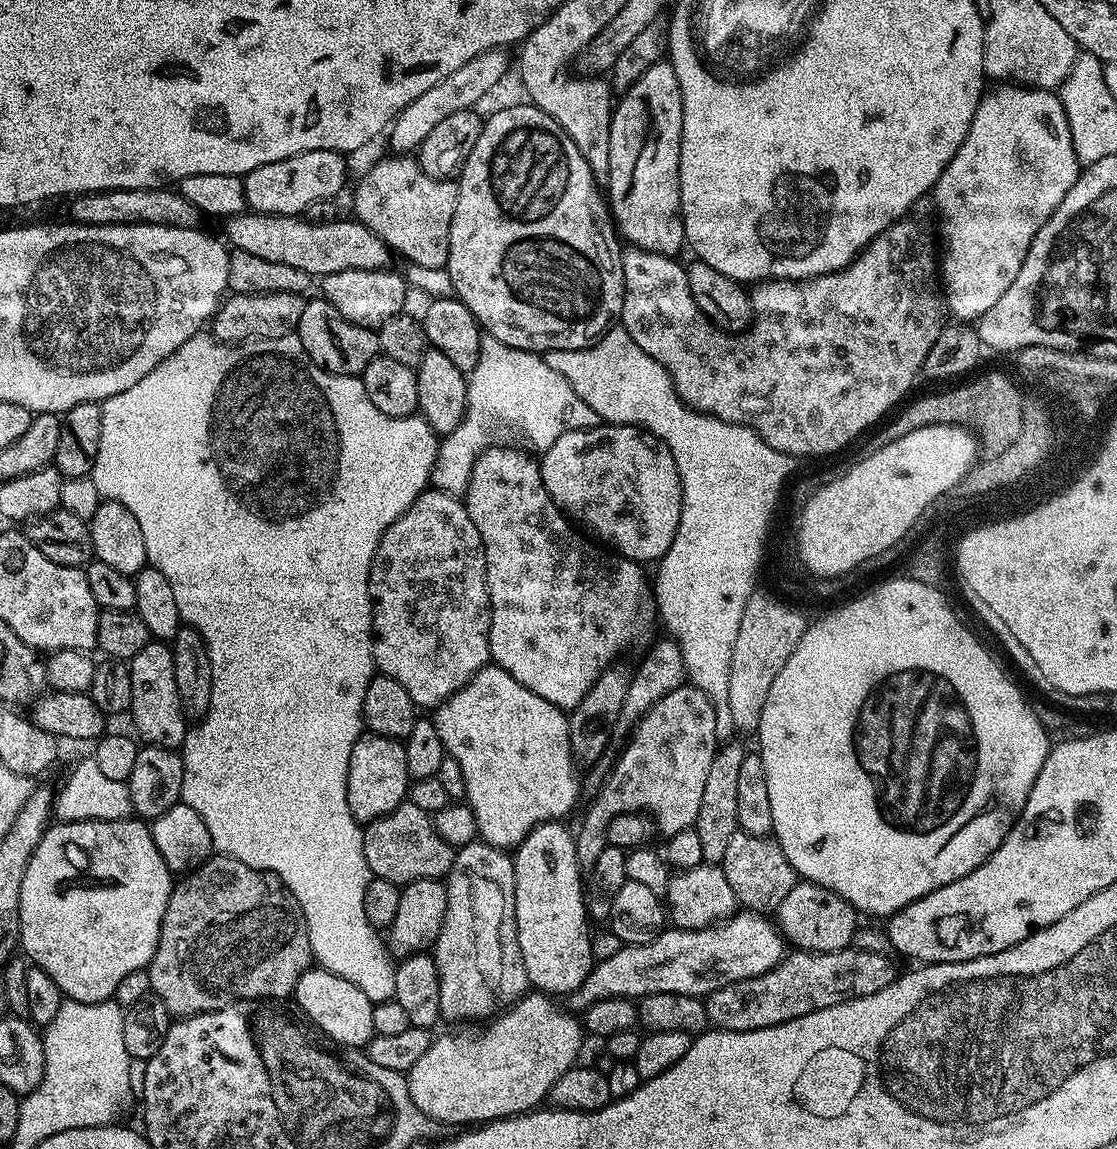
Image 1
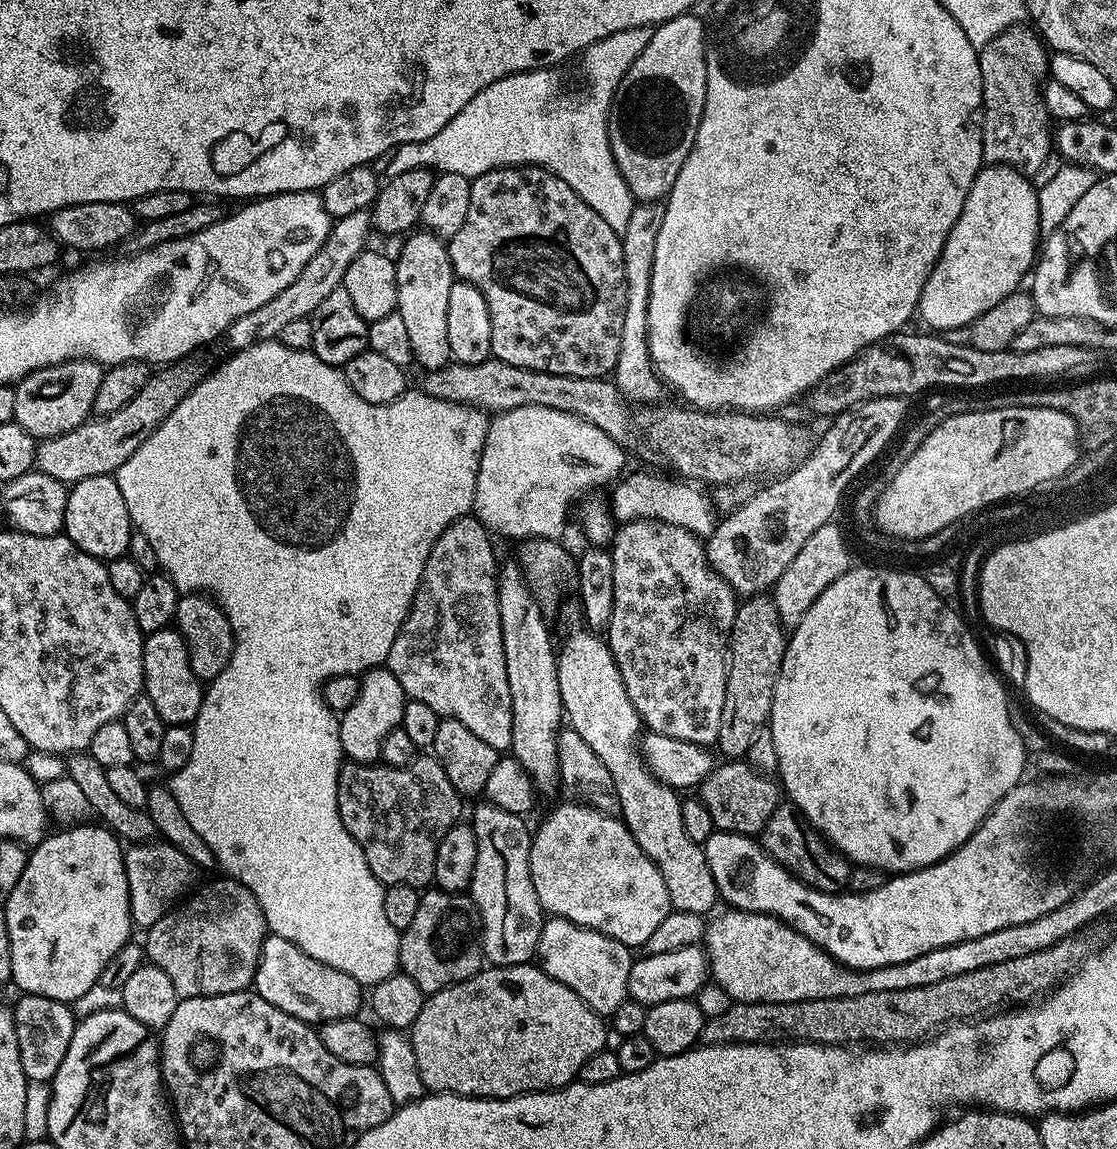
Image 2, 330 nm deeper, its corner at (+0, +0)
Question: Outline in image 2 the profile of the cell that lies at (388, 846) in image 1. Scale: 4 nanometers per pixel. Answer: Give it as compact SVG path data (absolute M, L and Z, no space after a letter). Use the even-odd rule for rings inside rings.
M431 754L417 755L406 766L395 768L383 762L374 764L345 763L340 769L338 778L338 816L342 818L342 826L358 842L370 870L380 879L380 883L405 884L417 890L433 883L434 858L438 858L438 842L446 838L446 830L450 830L461 819L460 803L462 797L454 786L450 786L450 778L446 778L446 770Z

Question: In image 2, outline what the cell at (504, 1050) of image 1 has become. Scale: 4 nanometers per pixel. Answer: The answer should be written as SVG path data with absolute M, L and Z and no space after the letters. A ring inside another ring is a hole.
M532 962L488 966L466 982L431 993L410 1029L418 1073L429 1093L450 1092L490 1100L508 1100L511 1096L525 1096L527 1092L565 1088L579 1077L582 1062L590 1054L605 1051L608 1036L605 1017L586 1006L570 986L552 980Z

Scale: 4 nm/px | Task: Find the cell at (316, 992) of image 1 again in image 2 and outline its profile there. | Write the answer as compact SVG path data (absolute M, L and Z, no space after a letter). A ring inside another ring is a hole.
M269 934L264 937L260 951L254 990L266 998L270 1006L278 1006L278 1010L305 1024L319 1026L328 1020L356 1016L362 985L350 978L350 974L342 974L342 970L334 970L334 966L326 966L326 962L318 962L318 958L310 958L310 954L294 946L294 942Z

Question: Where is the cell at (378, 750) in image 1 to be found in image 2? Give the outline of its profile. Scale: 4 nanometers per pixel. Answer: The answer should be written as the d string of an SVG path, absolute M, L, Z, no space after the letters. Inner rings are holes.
M387 666L370 668L363 673L360 676L358 698L354 698L350 710L339 713L338 716L341 753L354 764L377 763L382 754L382 742L386 742L386 734L400 727L405 699L402 685Z

